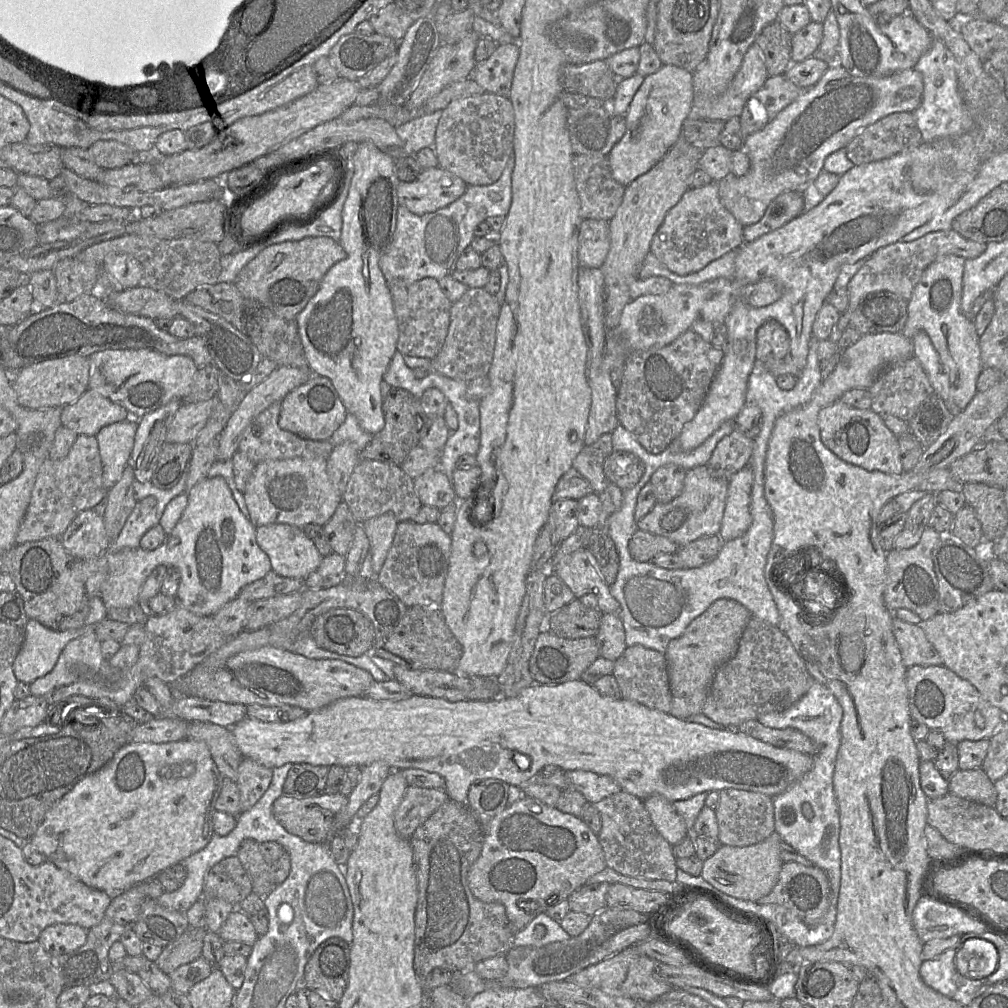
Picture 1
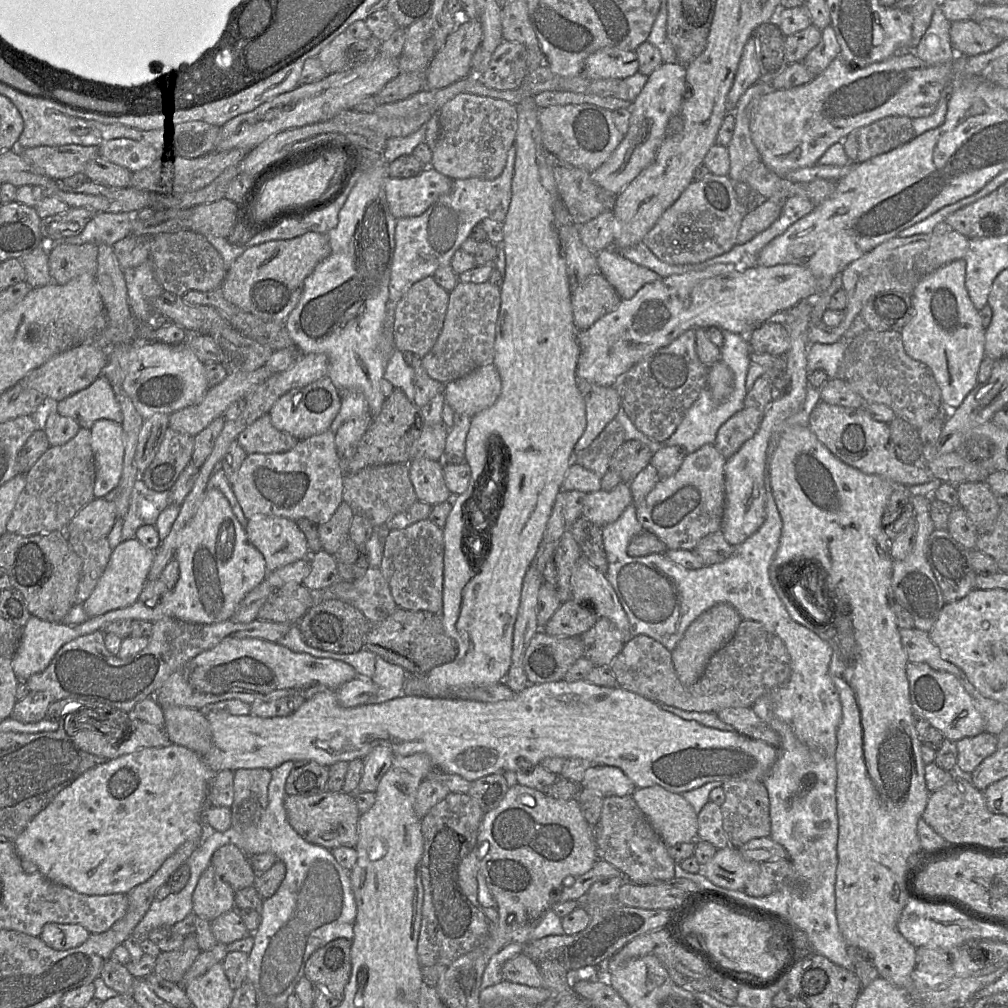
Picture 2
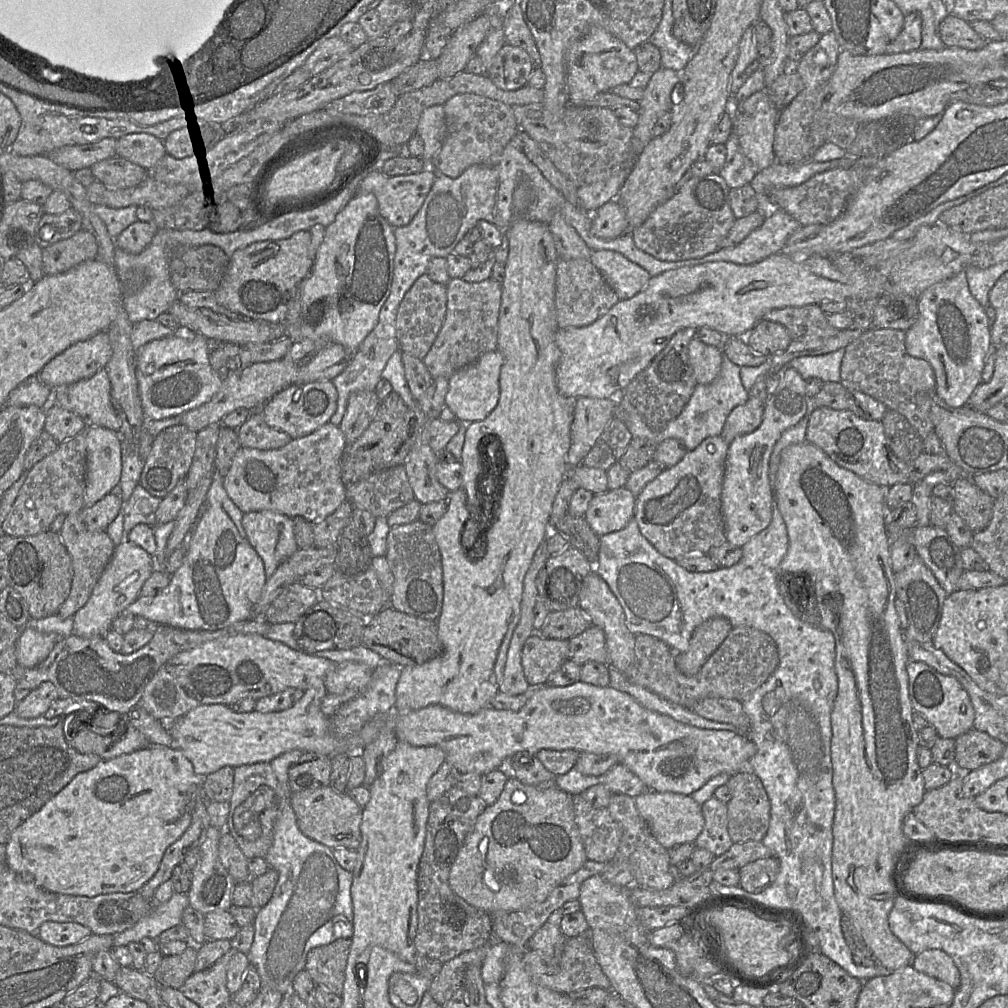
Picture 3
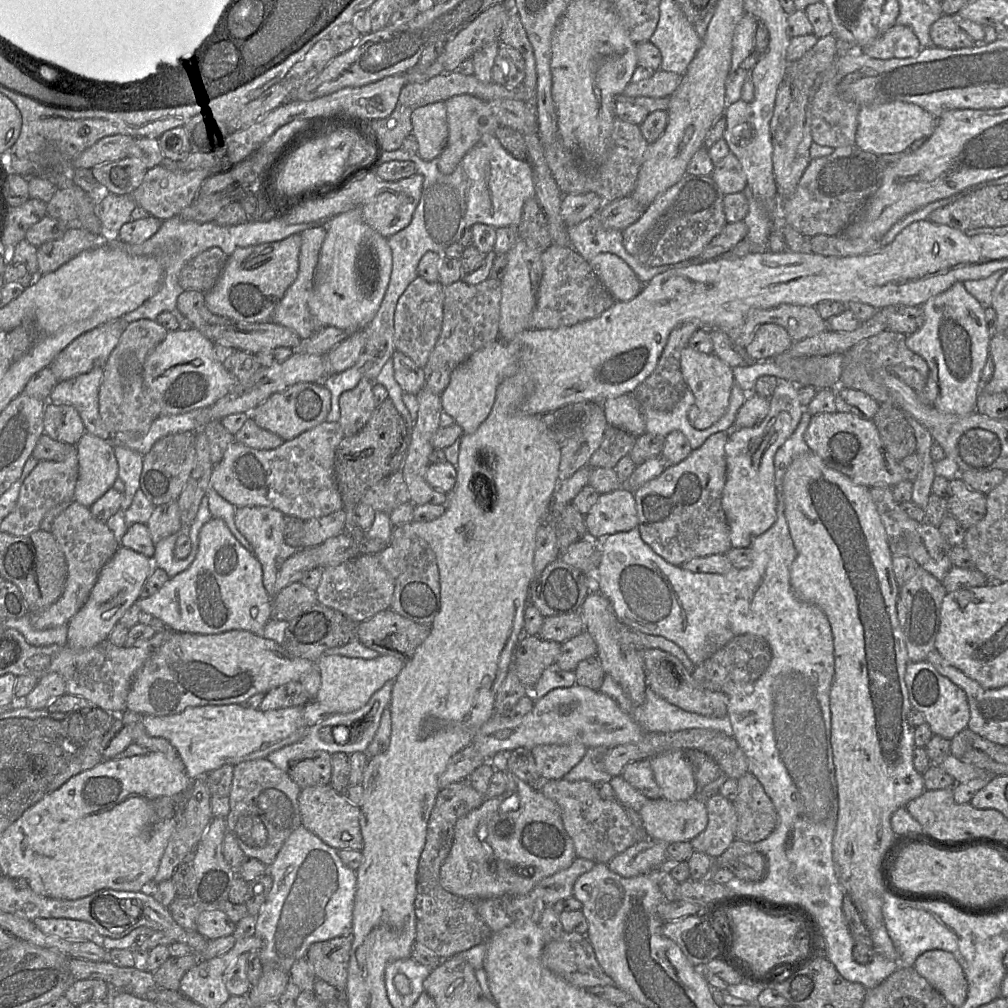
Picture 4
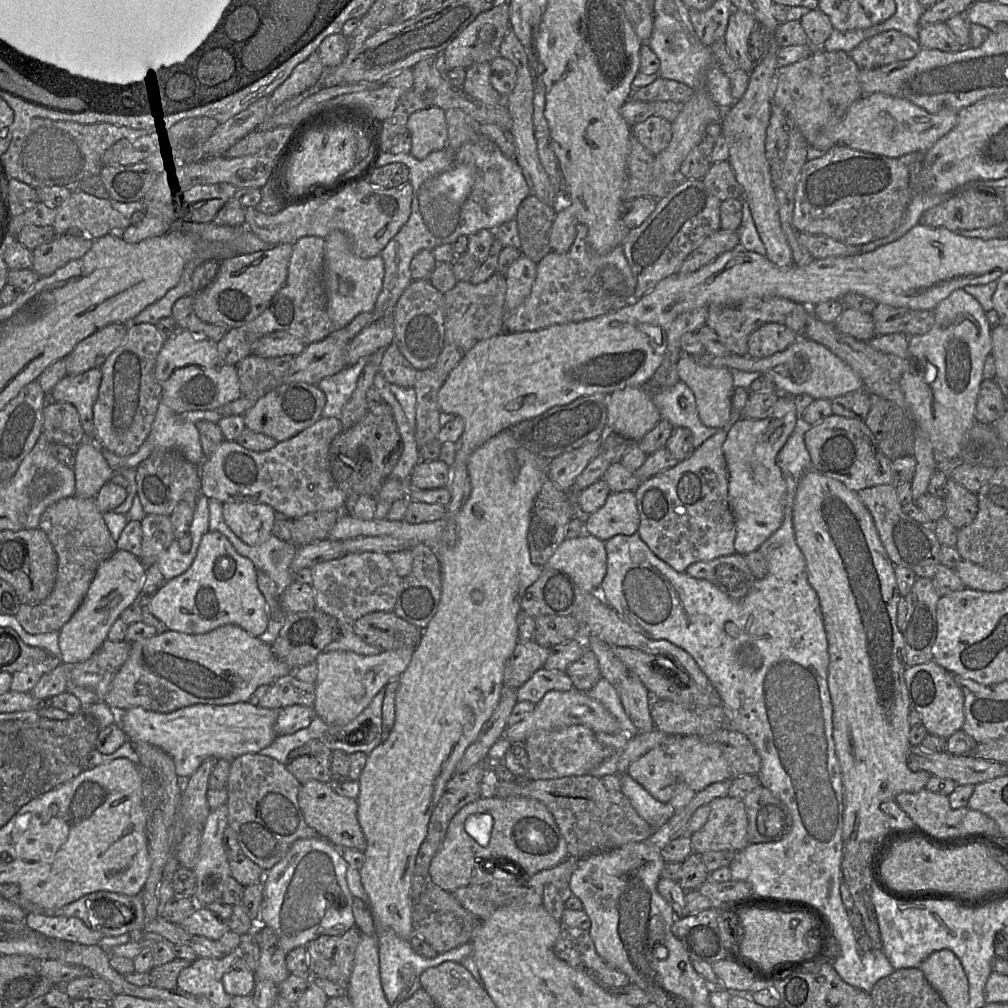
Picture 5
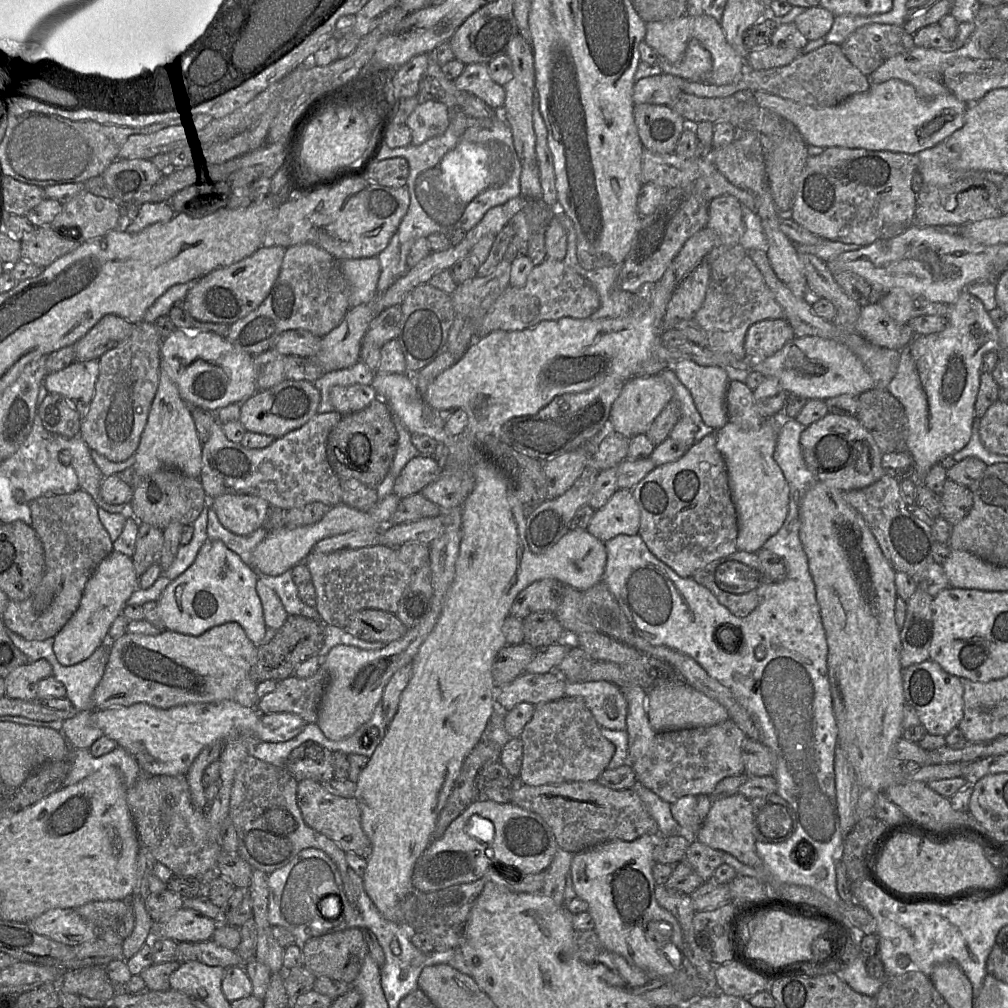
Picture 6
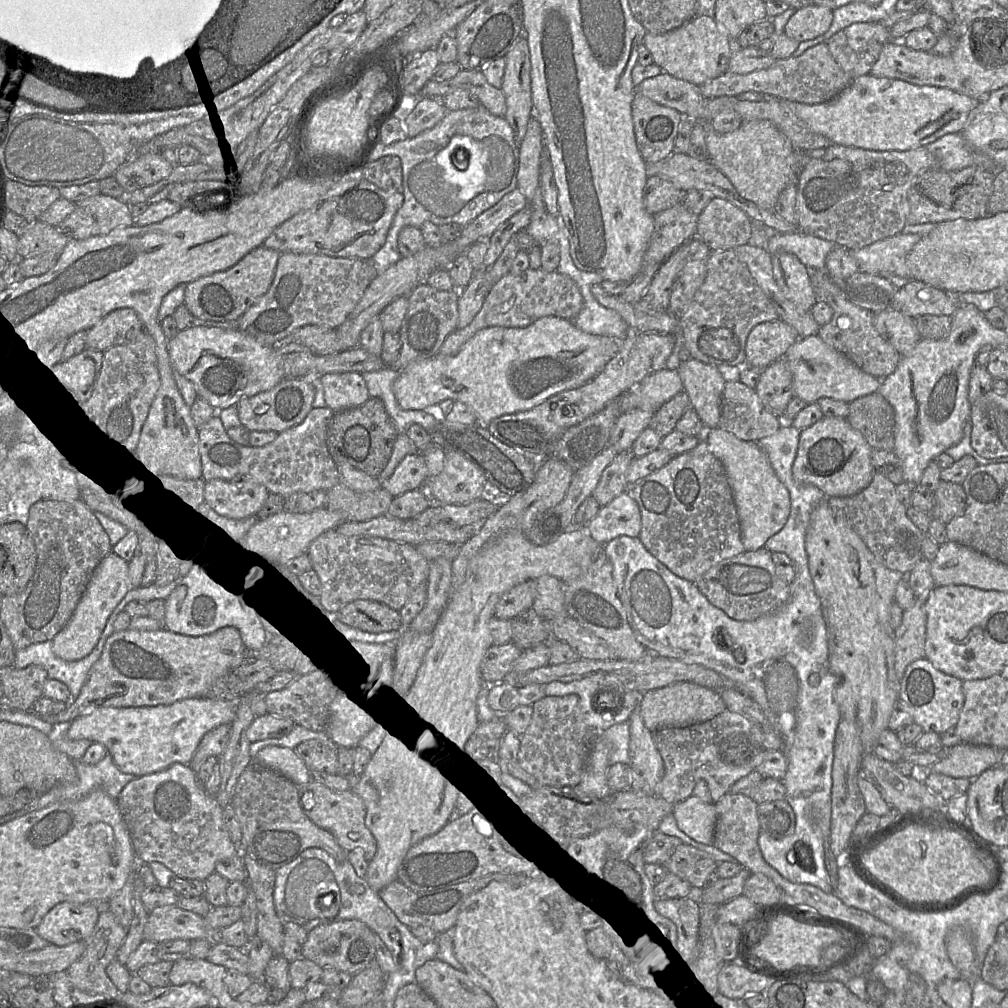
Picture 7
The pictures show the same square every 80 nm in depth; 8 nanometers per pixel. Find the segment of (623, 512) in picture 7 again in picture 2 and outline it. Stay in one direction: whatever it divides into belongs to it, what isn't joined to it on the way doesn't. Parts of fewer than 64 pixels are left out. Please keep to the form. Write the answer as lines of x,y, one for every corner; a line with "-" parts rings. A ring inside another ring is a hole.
620,483
610,491
599,490
587,494
582,517
599,527
615,522
624,510
633,503
628,484

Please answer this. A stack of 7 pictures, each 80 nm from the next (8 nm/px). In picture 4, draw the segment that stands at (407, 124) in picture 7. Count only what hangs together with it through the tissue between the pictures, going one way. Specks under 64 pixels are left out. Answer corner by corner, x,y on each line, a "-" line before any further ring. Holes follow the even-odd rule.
435,102
416,108
411,114
412,132
418,142
417,154
426,161
437,158
448,139
445,102

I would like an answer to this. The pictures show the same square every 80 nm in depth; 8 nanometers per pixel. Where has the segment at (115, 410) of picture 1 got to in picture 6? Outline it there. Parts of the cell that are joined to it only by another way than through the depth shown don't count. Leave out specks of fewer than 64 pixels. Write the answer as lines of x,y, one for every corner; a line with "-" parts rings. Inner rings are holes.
99,360
73,361
66,368
48,373
43,387
49,393
61,394
76,404
81,421
90,409
99,375

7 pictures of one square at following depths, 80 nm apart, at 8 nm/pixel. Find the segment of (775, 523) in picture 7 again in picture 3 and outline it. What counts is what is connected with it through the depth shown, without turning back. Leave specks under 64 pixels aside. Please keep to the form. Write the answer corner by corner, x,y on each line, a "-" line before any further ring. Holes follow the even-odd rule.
794,368
784,370
777,389
765,402
761,424
752,433
736,437
728,445
721,504
726,540
734,546
745,545
752,537
767,528
772,520
770,456
782,433
796,425
805,415
806,384

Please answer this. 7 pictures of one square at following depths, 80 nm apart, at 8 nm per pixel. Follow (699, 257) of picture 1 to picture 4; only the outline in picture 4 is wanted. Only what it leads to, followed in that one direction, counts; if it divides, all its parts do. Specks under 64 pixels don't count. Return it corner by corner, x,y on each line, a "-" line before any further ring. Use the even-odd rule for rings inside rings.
686,174
658,196
635,223
622,231
623,245
629,254
647,267
697,259
727,224
723,200
724,194
711,175

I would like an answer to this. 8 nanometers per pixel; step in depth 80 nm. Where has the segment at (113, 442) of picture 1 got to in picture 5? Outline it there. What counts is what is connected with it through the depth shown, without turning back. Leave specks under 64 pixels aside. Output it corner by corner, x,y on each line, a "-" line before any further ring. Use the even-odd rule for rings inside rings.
92,439
84,440
75,450
75,495
95,498
100,489
115,475
102,454
100,446

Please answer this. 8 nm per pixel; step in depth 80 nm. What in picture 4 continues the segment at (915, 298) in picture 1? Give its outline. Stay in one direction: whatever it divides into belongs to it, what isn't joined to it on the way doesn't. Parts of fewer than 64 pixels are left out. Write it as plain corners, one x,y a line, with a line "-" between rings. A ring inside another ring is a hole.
956,282
921,307
924,324
906,339
908,349
921,356
929,367
925,387
918,393
919,399
944,413
973,413
976,411
981,373
990,355
992,327
986,321
985,309
967,292
964,282

